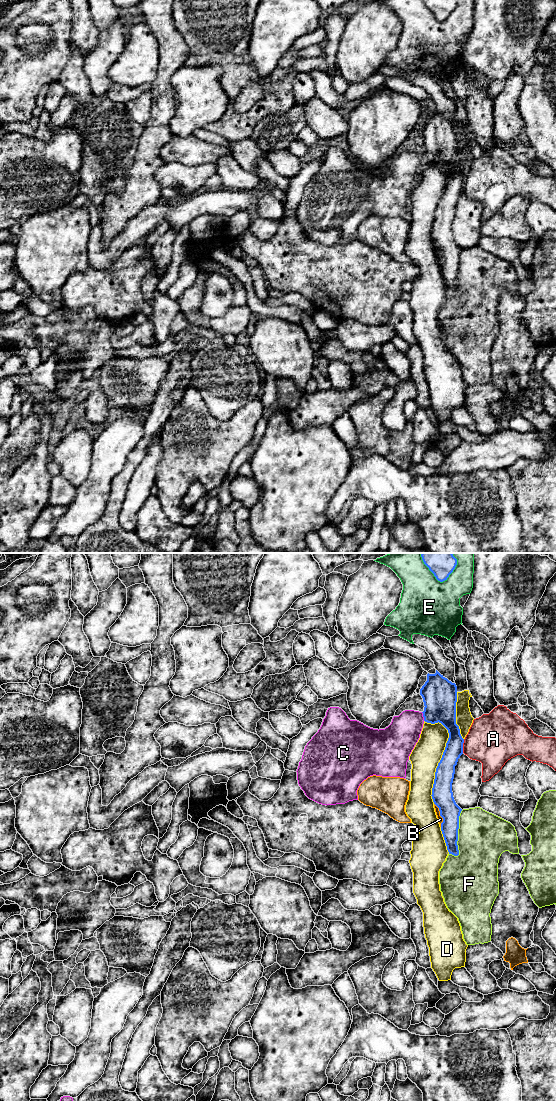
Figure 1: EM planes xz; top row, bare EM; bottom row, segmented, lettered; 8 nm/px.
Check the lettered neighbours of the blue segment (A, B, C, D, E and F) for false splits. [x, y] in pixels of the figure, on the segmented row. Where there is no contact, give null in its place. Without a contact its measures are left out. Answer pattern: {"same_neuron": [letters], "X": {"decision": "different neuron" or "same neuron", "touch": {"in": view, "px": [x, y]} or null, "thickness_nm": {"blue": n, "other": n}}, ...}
{"same_neuron": [], "A": {"decision": "different neuron", "touch": {"in": "xz", "px": [462, 746]}, "thickness_nm": {"blue": 150, "other": 400}}, "B": {"decision": "different neuron", "touch": {"in": "xz", "px": [440, 815]}, "thickness_nm": {"blue": 170, "other": 50}}, "C": {"decision": "different neuron", "touch": {"in": "xz", "px": [423, 716]}, "thickness_nm": {"blue": 280, "other": 280}}, "D": {"decision": "different neuron", "touch": {"in": "xz", "px": [442, 755]}, "thickness_nm": {"blue": 160, "other": 240}}, "E": {"decision": "different neuron", "touch": {"in": "xz", "px": [436, 578]}, "thickness_nm": {"blue": 240, "other": 460}}, "F": {"decision": "different neuron", "touch": {"in": "xz", "px": [457, 834]}, "thickness_nm": {"blue": 160, "other": 400}}}

